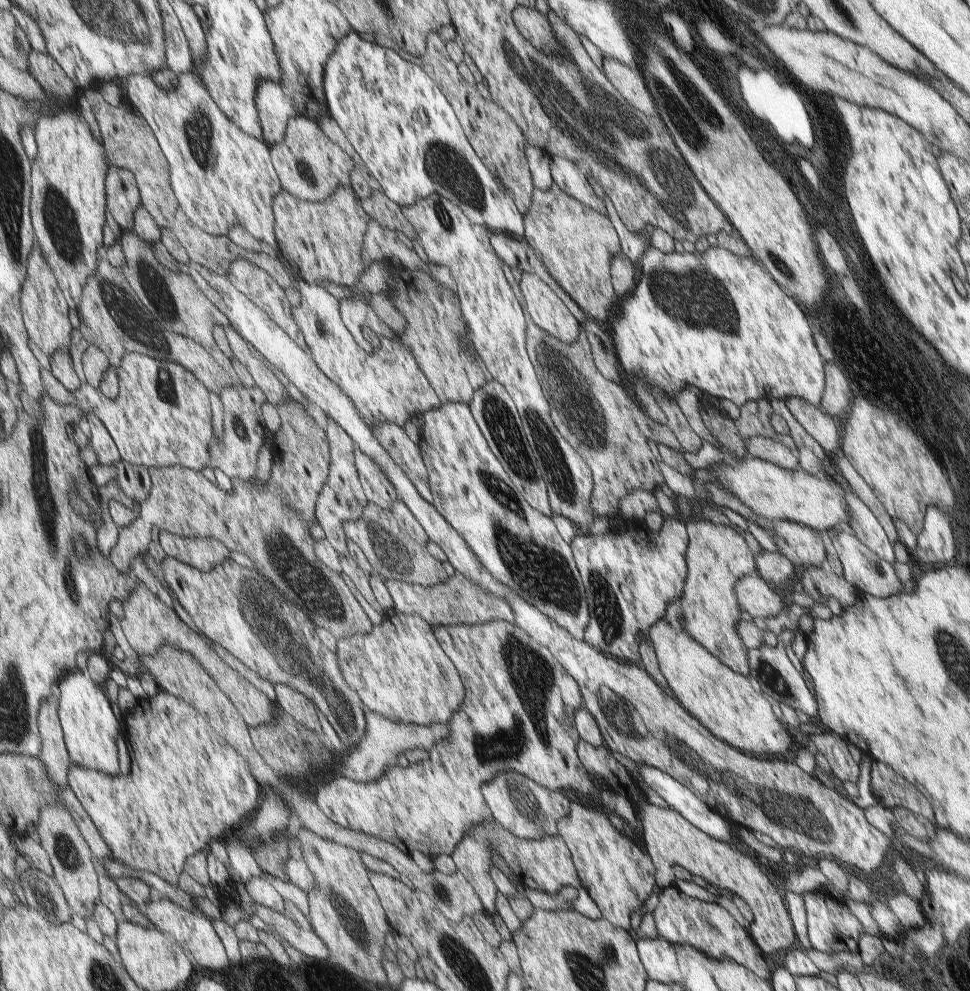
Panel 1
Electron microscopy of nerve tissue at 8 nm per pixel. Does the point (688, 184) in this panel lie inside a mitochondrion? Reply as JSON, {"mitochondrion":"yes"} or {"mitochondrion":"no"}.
{"mitochondrion":"yes"}

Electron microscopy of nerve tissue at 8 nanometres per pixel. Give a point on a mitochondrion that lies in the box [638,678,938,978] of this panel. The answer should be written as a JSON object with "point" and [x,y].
{"point":[795,811]}

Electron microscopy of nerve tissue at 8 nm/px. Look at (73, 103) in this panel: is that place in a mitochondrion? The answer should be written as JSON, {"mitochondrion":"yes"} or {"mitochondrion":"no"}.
{"mitochondrion":"no"}

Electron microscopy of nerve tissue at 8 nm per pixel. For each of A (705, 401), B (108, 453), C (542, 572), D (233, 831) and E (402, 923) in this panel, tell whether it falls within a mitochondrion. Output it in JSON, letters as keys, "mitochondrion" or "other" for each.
{"A":"other","B":"other","C":"mitochondrion","D":"other","E":"other"}

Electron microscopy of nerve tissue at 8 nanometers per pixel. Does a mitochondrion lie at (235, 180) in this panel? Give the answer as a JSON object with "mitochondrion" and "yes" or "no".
{"mitochondrion":"no"}

